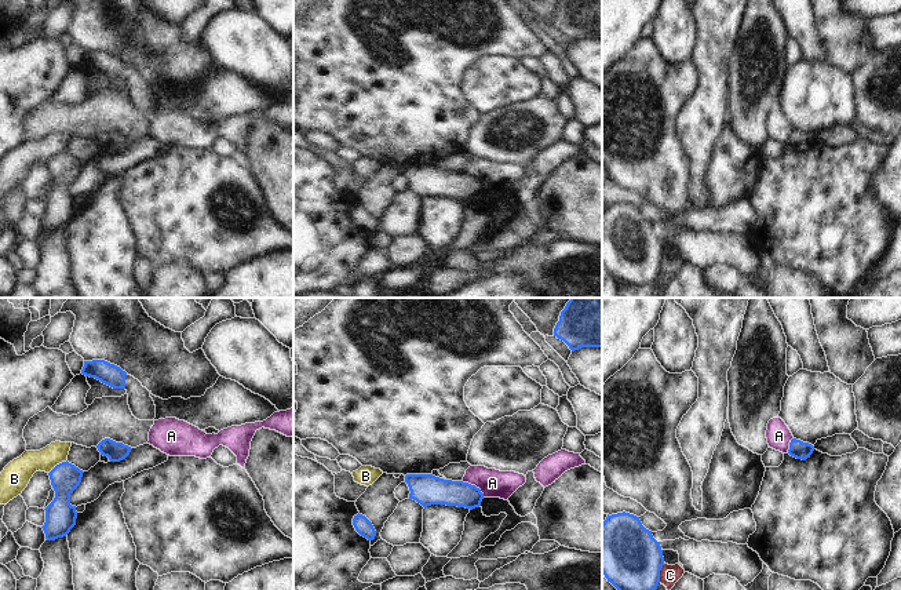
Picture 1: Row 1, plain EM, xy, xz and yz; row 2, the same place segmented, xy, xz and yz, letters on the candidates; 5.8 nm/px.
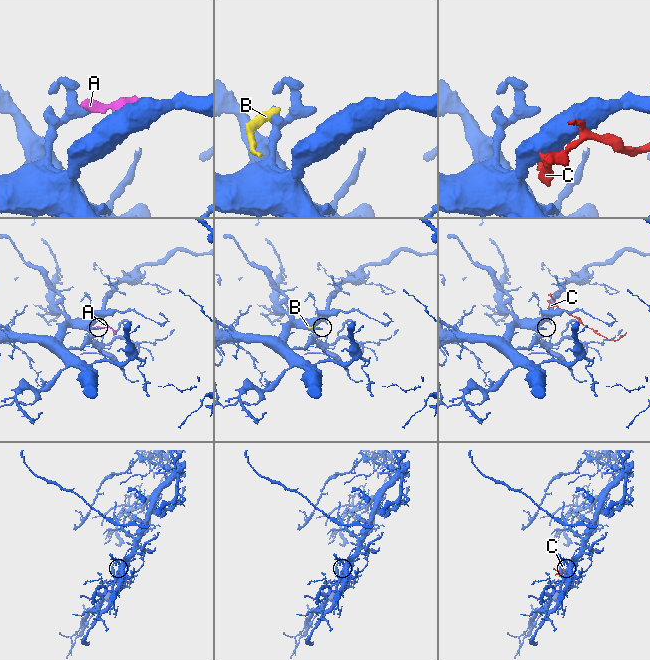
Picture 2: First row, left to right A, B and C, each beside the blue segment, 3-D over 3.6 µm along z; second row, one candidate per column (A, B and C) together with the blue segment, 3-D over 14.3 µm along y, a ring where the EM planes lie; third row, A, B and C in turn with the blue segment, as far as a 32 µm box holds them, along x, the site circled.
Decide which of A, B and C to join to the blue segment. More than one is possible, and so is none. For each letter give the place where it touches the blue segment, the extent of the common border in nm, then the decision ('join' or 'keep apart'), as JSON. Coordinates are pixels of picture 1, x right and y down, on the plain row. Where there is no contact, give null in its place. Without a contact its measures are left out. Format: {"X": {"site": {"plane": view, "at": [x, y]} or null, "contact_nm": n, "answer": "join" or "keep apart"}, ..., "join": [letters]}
{"A": {"site": {"plane": "xz", "at": [474, 177]}, "contact_nm": 170, "answer": "keep apart"}, "B": {"site": {"plane": "xy", "at": [57, 156]}, "contact_nm": 140, "answer": "keep apart"}, "C": {"site": {"plane": "yz", "at": [659, 263]}, "contact_nm": 120, "answer": "keep apart"}, "join": []}

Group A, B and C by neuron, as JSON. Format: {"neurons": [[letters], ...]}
{"neurons": [["A", "B"], ["C"]]}

